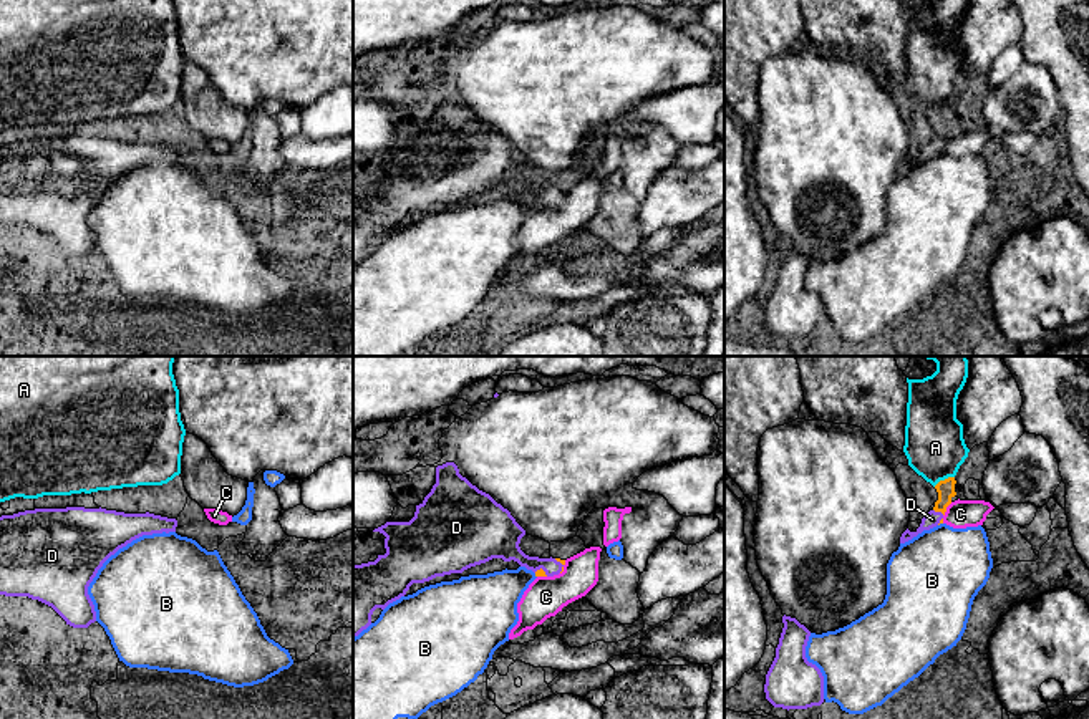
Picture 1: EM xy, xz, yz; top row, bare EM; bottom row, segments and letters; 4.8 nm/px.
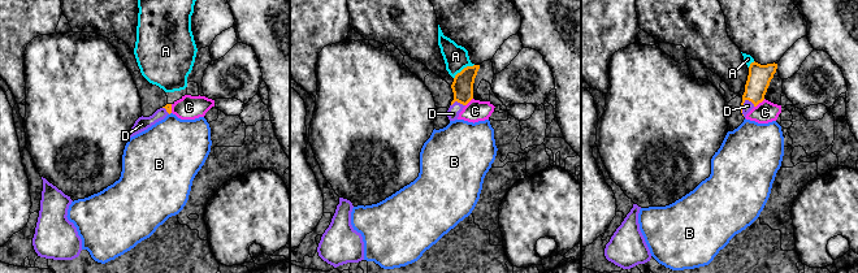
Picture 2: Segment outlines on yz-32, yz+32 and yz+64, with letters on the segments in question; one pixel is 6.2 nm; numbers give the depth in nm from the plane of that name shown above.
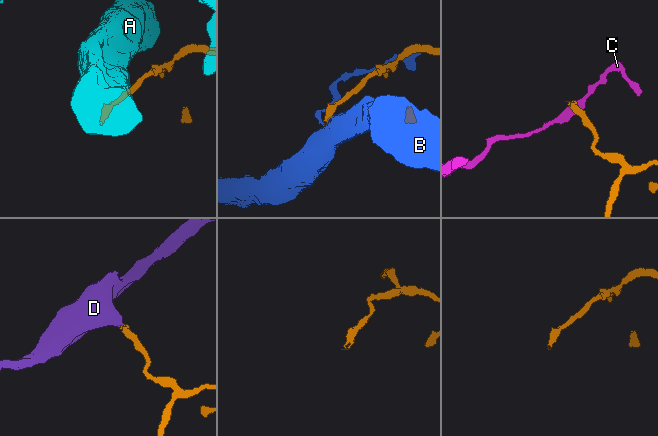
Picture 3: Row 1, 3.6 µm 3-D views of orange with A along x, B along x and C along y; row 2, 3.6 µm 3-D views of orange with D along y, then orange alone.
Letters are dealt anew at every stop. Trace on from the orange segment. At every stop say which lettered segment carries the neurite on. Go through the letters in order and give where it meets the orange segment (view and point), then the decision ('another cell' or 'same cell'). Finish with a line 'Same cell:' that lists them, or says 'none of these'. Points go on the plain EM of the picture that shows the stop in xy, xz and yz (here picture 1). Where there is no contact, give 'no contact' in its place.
A: contact yz (943, 110); another cell
B: contact yz (940, 151); another cell
C: contact yz (945, 138); another cell
D: contact yz (938, 139); same cell
Same cell: D

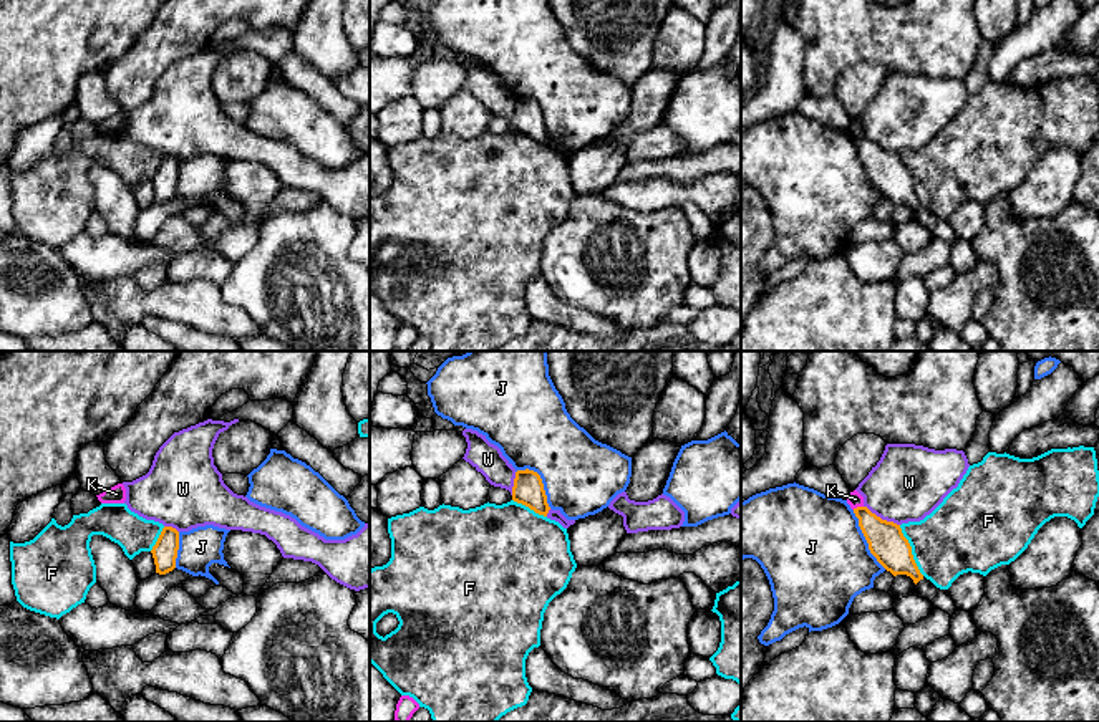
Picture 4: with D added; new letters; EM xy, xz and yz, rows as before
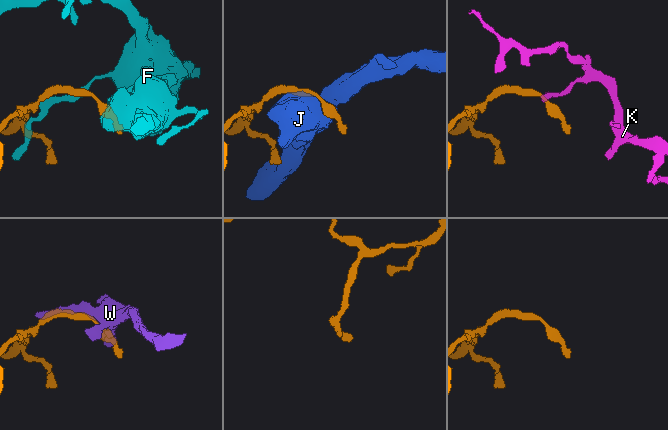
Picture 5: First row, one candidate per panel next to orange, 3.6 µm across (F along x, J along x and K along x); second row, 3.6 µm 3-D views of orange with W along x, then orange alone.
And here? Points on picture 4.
F: contact yz (910, 179); another cell
J: contact yz (866, 168); another cell
K: contact yz (857, 136); another cell
W: contact yz (881, 148); another cell
Same cell: none of these

